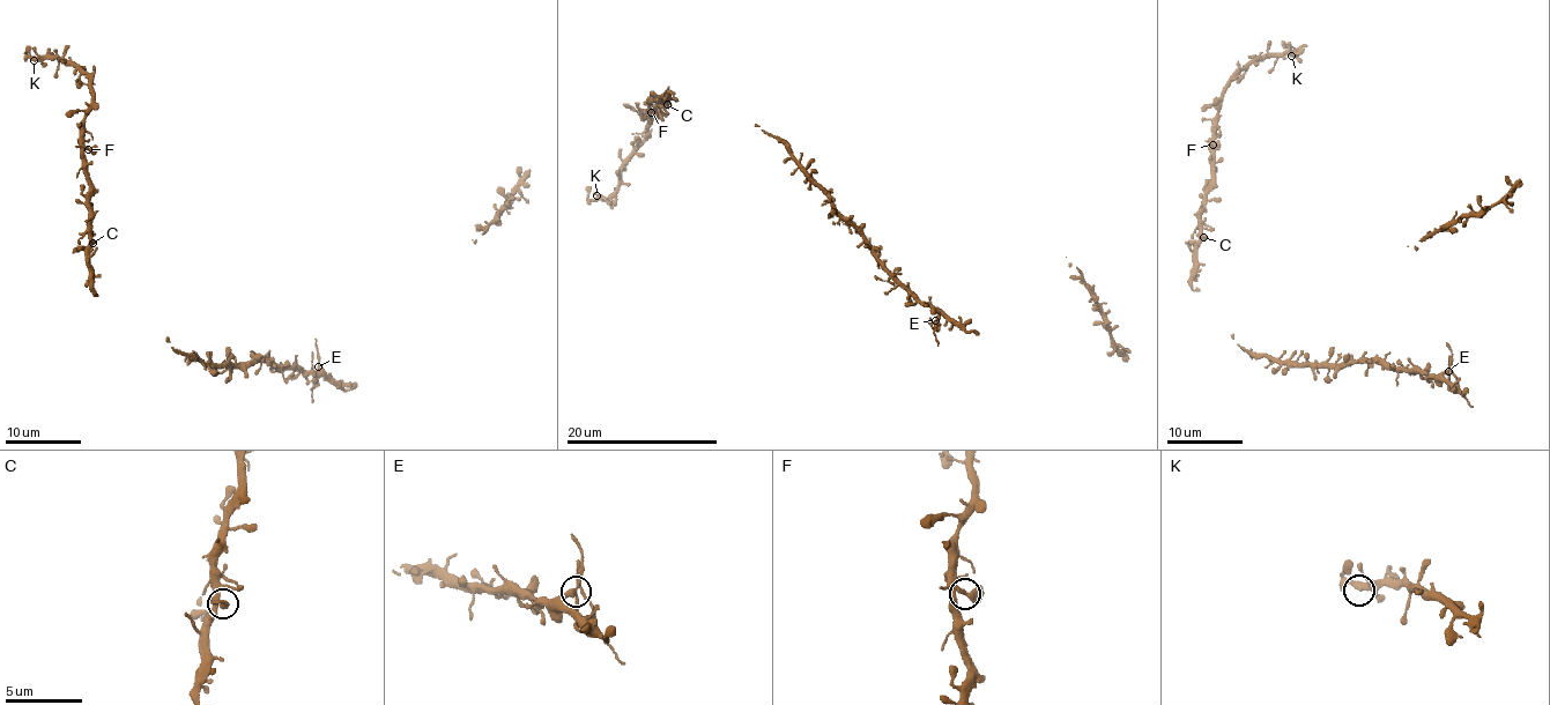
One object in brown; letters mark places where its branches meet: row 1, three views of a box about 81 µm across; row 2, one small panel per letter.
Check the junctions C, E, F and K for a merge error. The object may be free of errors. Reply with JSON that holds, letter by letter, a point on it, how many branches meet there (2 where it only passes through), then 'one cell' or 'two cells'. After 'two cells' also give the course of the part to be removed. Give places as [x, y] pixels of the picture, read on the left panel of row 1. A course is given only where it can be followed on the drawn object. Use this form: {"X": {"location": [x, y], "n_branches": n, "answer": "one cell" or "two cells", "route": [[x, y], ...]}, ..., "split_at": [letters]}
{"C": {"location": [93, 243], "n_branches": 3, "answer": "one cell"}, "E": {"location": [318, 366], "n_branches": 3, "answer": "two cells", "route": [[317, 366], [316, 378], [311, 364], [311, 351]]}, "F": {"location": [88, 149], "n_branches": 3, "answer": "one cell"}, "K": {"location": [34, 60], "n_branches": 3, "answer": "one cell"}, "split_at": ["E"]}

